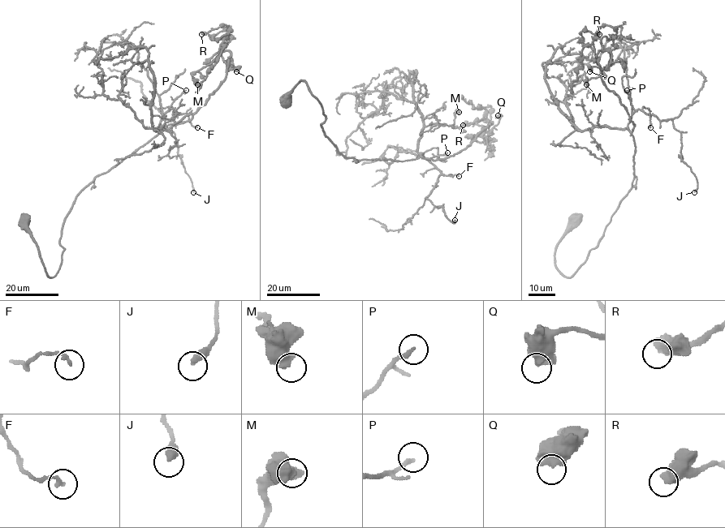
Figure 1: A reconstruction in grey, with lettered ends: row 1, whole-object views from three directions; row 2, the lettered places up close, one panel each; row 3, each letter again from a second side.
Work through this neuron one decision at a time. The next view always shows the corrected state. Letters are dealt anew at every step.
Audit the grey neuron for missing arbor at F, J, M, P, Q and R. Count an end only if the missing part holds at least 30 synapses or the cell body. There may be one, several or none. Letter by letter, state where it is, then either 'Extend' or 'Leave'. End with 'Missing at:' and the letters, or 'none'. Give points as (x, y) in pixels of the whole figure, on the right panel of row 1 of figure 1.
F: Place: (650, 127). Leave
J: Place: (694, 192). Leave
M: Place: (586, 84). Leave
P: Place: (627, 90). Leave
Q: Place: (589, 71). Leave
R: Place: (599, 34). Leave
Missing at: none

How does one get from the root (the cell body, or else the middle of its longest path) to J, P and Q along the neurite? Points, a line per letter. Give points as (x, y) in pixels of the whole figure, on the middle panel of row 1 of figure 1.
J: (286, 97), (304, 81), (344, 156), (420, 153), (440, 172), (426, 198), (455, 220)
P: (286, 97), (304, 81), (321, 103), (324, 133), (344, 156), (404, 160), (420, 153), (429, 160), (447, 152)
Q: (286, 97), (304, 80), (321, 103), (324, 133), (356, 160), (445, 158), (491, 122), (485, 136), (498, 115)

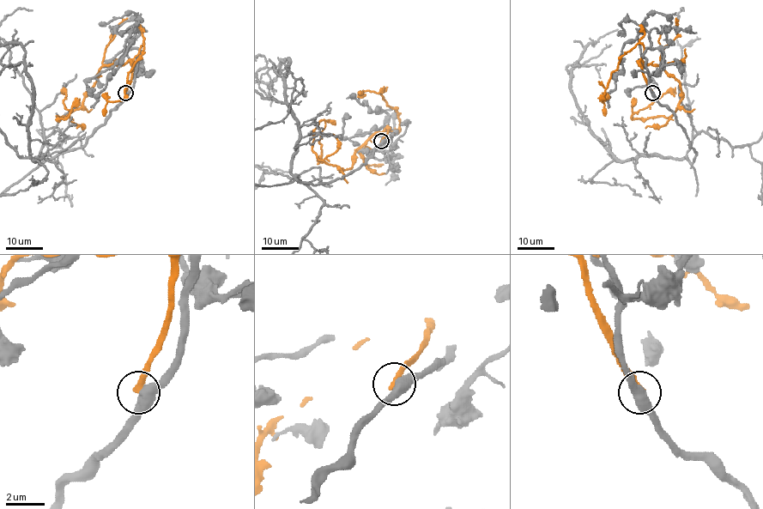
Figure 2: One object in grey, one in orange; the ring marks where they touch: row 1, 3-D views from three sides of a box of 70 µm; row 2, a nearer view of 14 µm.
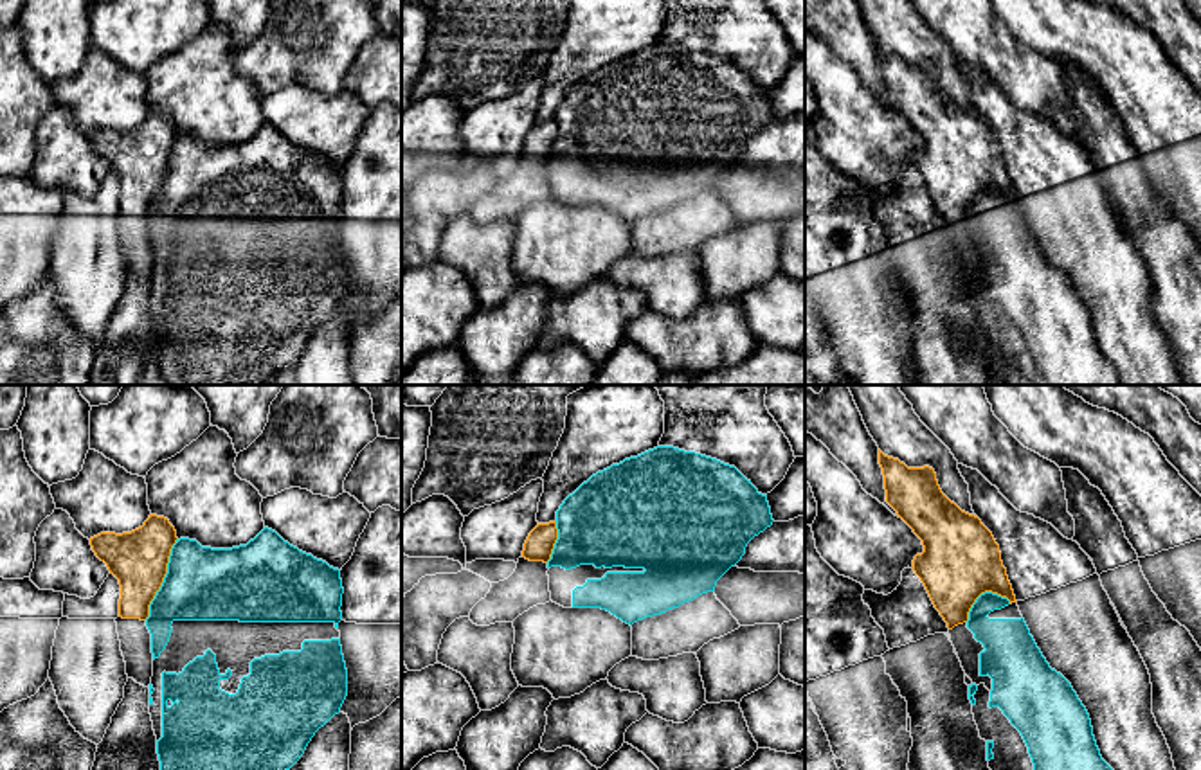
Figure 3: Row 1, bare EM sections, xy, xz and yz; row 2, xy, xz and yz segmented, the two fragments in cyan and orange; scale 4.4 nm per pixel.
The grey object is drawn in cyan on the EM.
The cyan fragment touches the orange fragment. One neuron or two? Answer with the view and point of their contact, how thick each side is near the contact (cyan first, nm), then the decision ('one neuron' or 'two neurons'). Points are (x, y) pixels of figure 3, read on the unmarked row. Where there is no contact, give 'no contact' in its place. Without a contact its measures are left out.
xy (164, 177) | 320/260 nm | two neurons

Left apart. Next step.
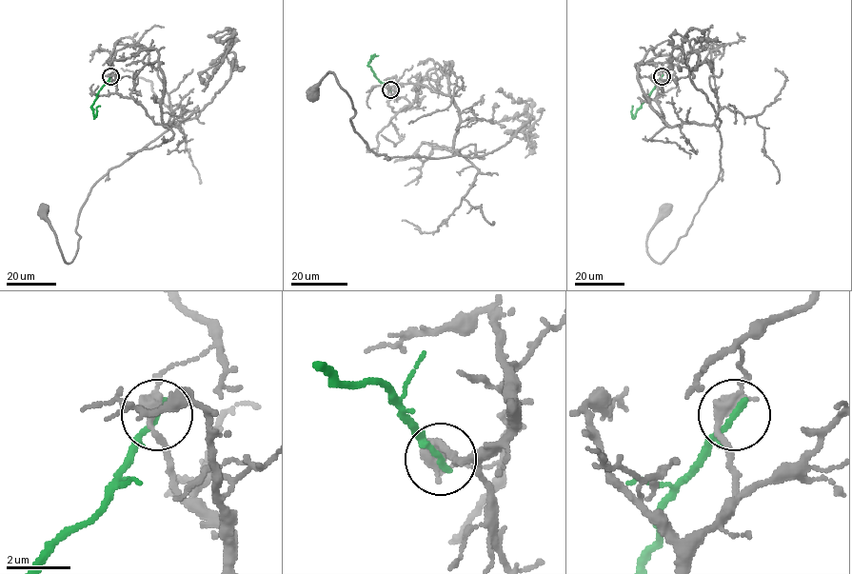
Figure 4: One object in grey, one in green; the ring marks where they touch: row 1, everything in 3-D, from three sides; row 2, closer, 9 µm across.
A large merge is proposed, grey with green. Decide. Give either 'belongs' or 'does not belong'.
does not belong

